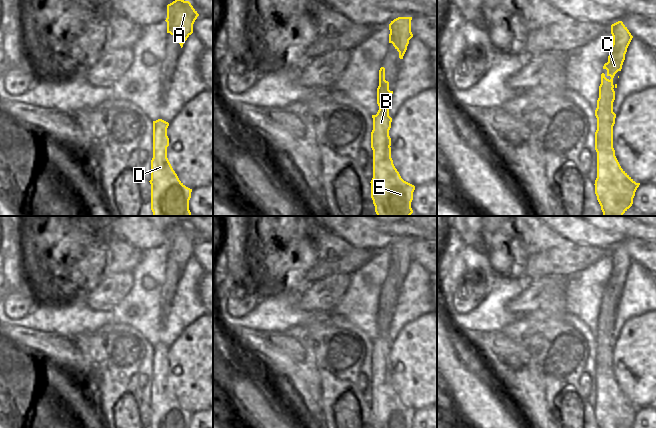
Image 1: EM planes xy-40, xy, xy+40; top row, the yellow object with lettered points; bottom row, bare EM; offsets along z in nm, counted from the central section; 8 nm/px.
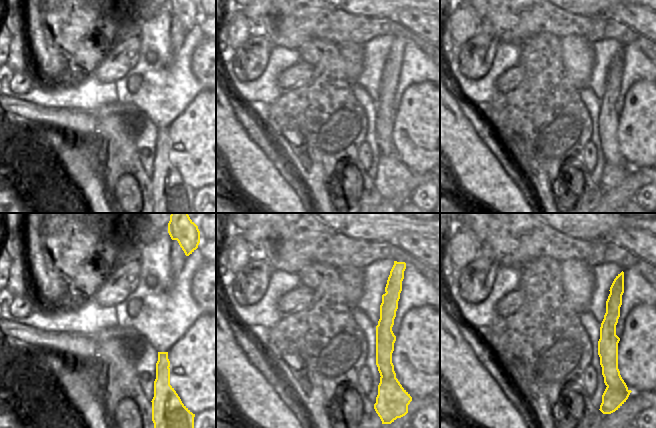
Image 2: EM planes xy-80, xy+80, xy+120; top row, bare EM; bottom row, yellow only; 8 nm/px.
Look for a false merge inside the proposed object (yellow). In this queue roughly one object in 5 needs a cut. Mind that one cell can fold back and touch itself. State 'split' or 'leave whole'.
split

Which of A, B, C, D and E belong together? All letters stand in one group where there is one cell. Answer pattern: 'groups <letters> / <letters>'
groups A B C / D E

